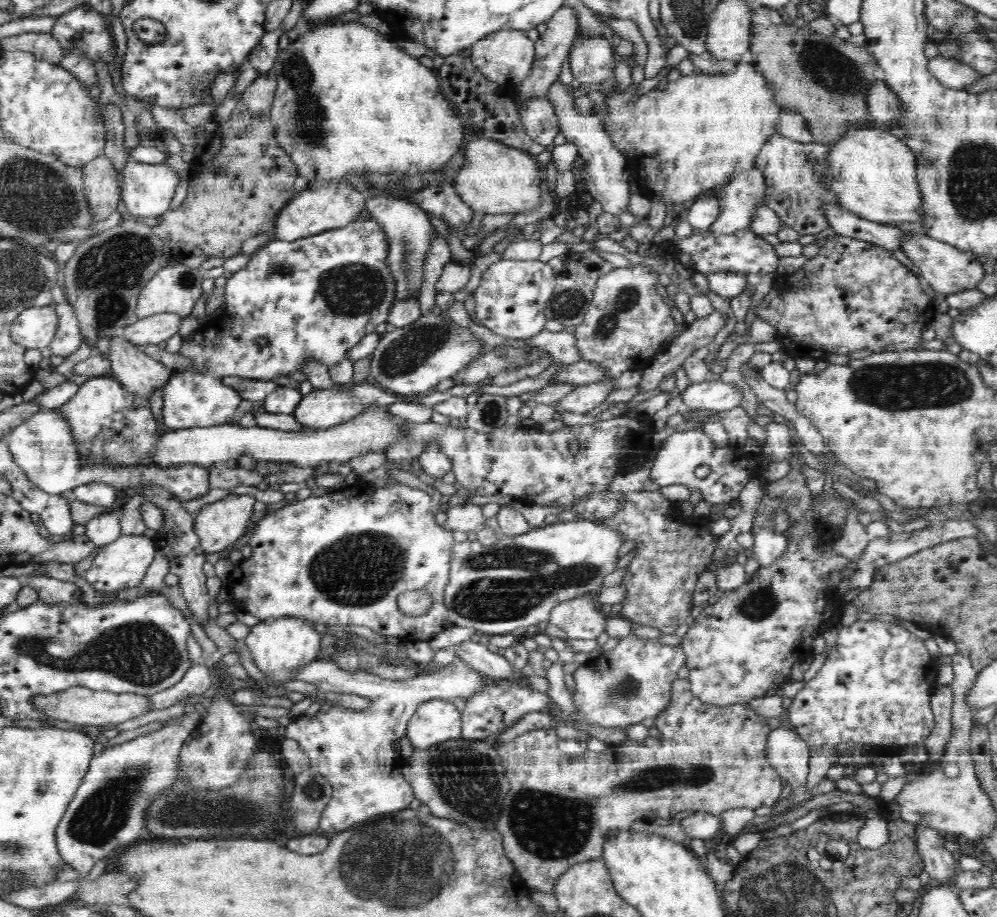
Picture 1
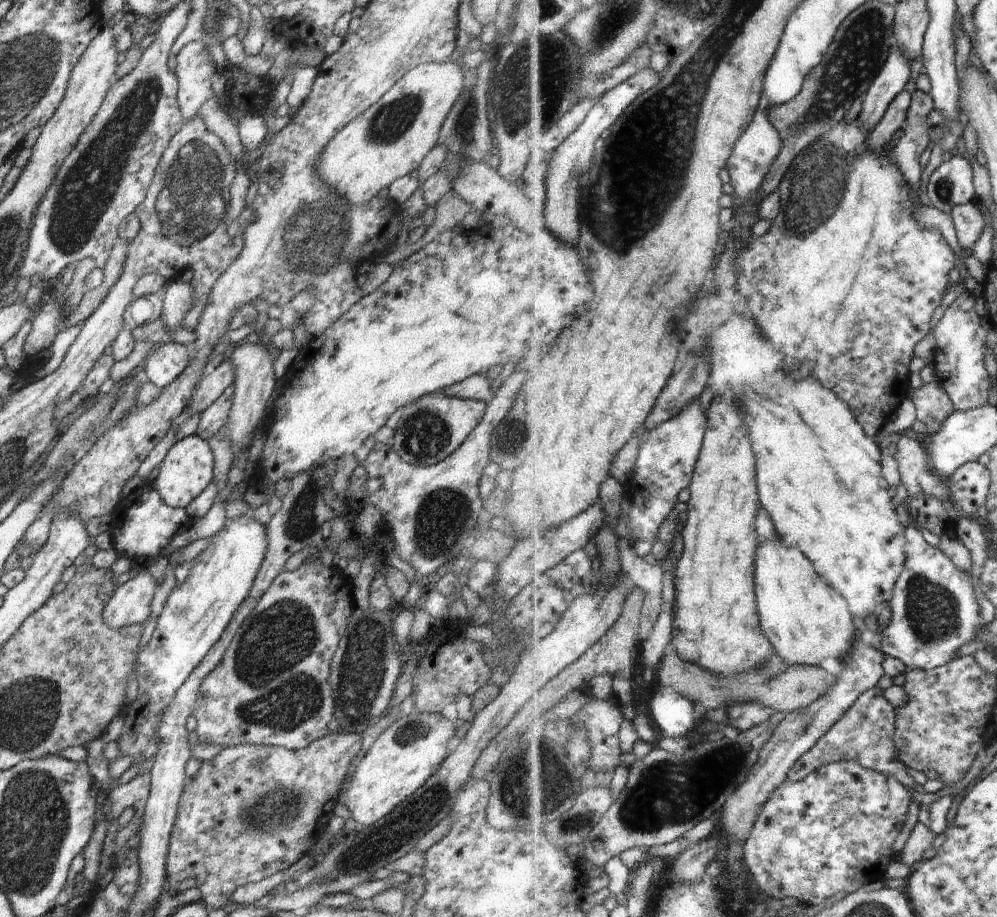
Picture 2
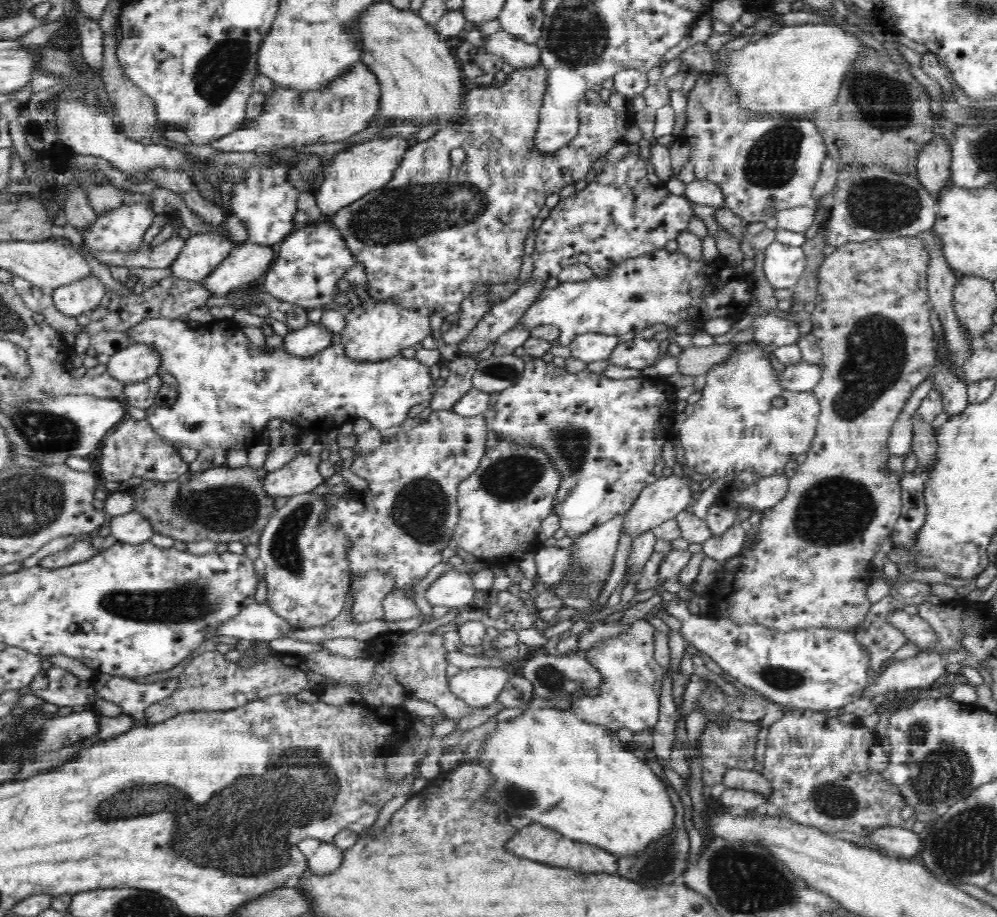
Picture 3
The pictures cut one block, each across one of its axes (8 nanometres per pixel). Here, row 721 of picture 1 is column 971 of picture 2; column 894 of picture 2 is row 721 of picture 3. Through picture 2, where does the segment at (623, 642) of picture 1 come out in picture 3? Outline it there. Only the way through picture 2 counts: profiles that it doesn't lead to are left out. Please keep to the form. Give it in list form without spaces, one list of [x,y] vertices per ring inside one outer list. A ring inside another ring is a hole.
[[[636,620],[632,633],[626,638],[620,638],[602,650],[585,654],[604,672],[608,684],[595,693],[571,700],[569,709],[579,711],[590,722],[610,726],[614,731],[624,726],[633,733],[652,728],[659,716],[659,698],[665,674],[665,669],[653,657],[653,630],[648,620]]]

